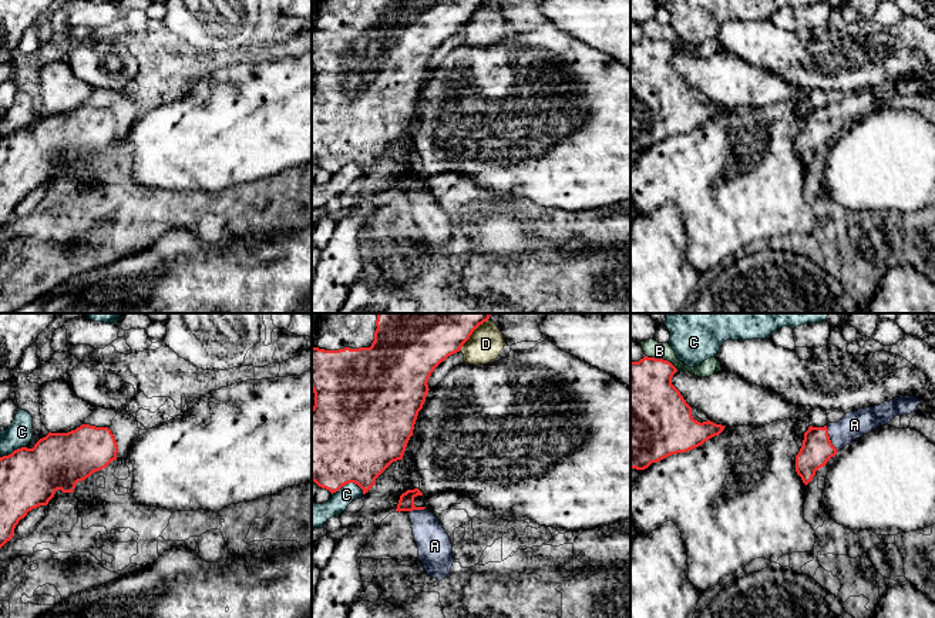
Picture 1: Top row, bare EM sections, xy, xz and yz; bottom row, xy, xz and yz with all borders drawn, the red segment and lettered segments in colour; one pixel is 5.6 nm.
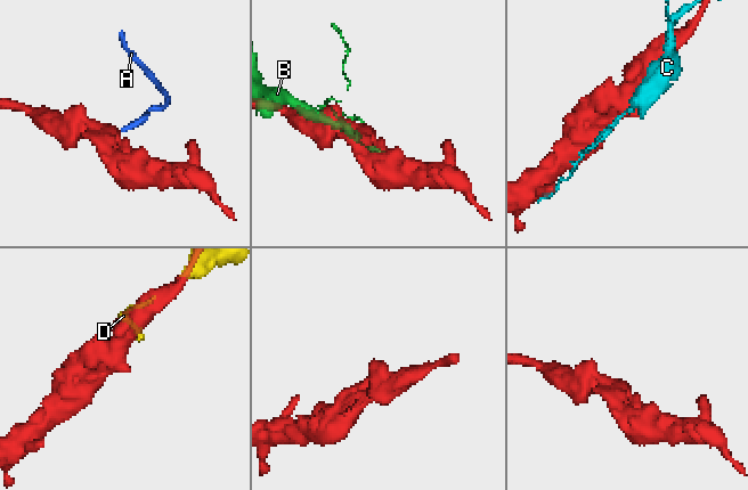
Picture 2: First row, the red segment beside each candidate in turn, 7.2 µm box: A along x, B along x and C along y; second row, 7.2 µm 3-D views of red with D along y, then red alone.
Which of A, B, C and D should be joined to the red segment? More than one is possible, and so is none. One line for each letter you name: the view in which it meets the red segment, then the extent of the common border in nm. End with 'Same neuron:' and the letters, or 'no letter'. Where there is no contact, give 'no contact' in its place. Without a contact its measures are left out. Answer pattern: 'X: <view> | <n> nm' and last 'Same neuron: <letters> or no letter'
A: yz | 170 nm
Same neuron: A

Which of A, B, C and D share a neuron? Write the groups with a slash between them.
A / B / C / D

